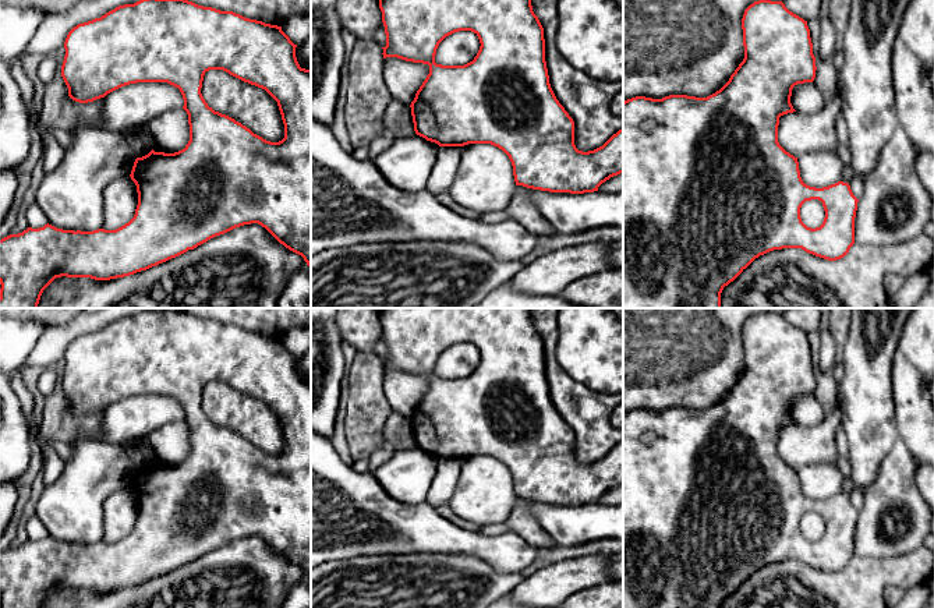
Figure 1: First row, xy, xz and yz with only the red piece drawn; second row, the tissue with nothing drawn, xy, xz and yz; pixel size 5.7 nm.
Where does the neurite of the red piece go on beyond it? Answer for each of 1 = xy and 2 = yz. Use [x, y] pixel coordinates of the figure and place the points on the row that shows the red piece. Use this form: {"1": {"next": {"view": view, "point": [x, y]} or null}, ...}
{"1": {"next": null}, "2": {"next": null}}

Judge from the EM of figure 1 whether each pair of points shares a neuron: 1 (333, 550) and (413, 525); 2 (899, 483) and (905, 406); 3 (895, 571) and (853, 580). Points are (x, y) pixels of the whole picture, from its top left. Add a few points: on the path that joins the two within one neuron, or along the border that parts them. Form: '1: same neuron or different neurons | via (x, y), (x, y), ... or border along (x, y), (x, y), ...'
1: same neuron | via (353, 530), (357, 526), (393, 526)
2: different neurons | border along (899, 437), (916, 458)
3: same neuron | via (885, 572), (863, 580)

